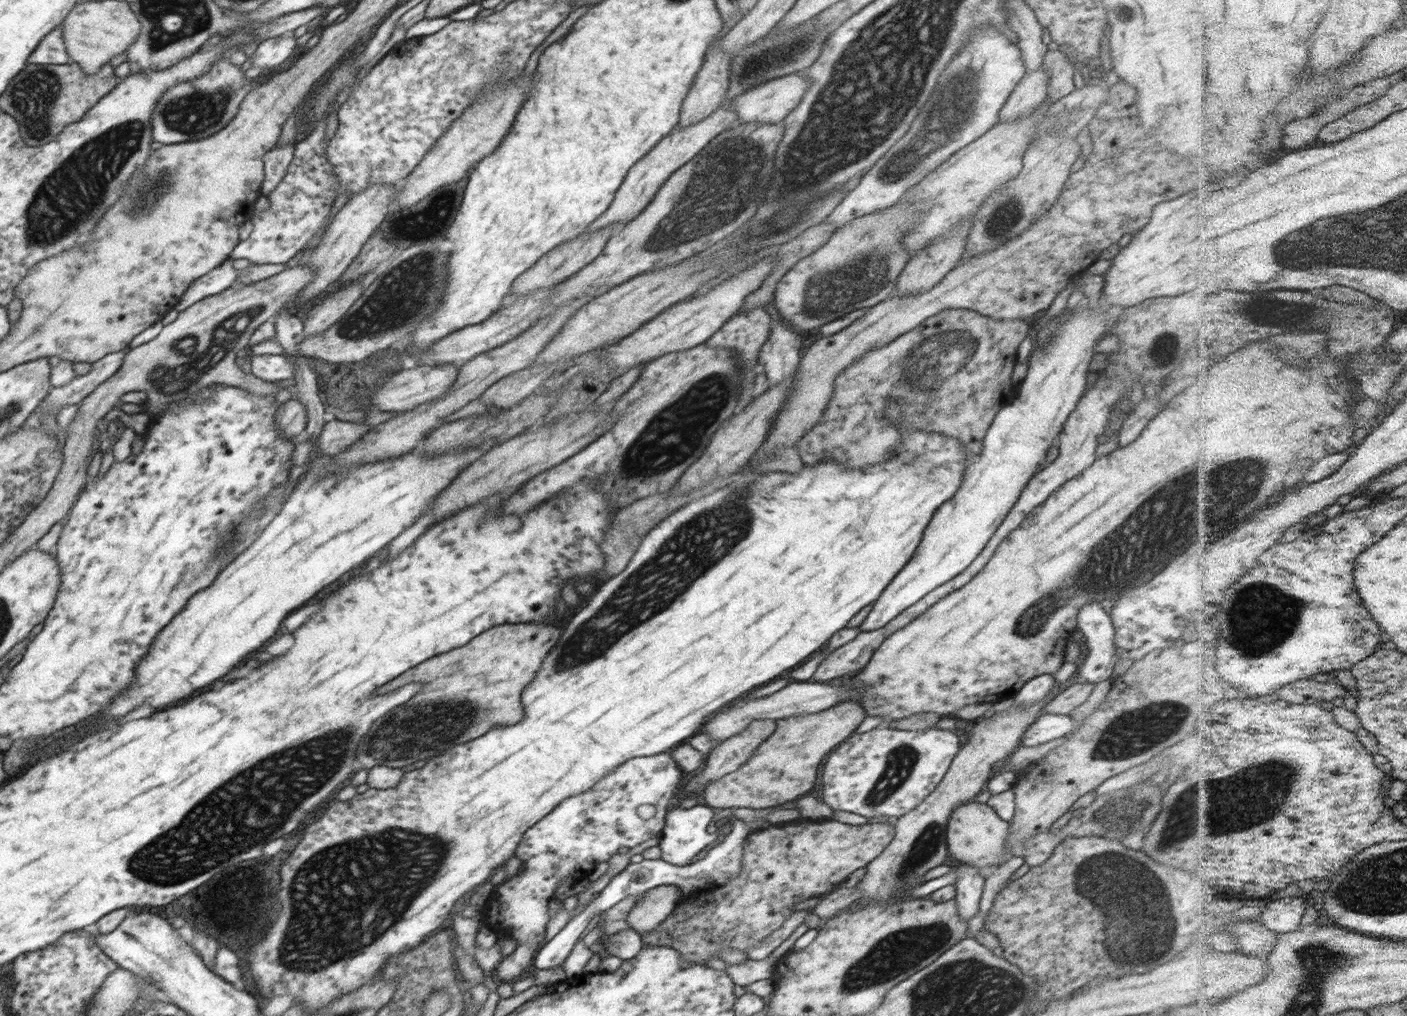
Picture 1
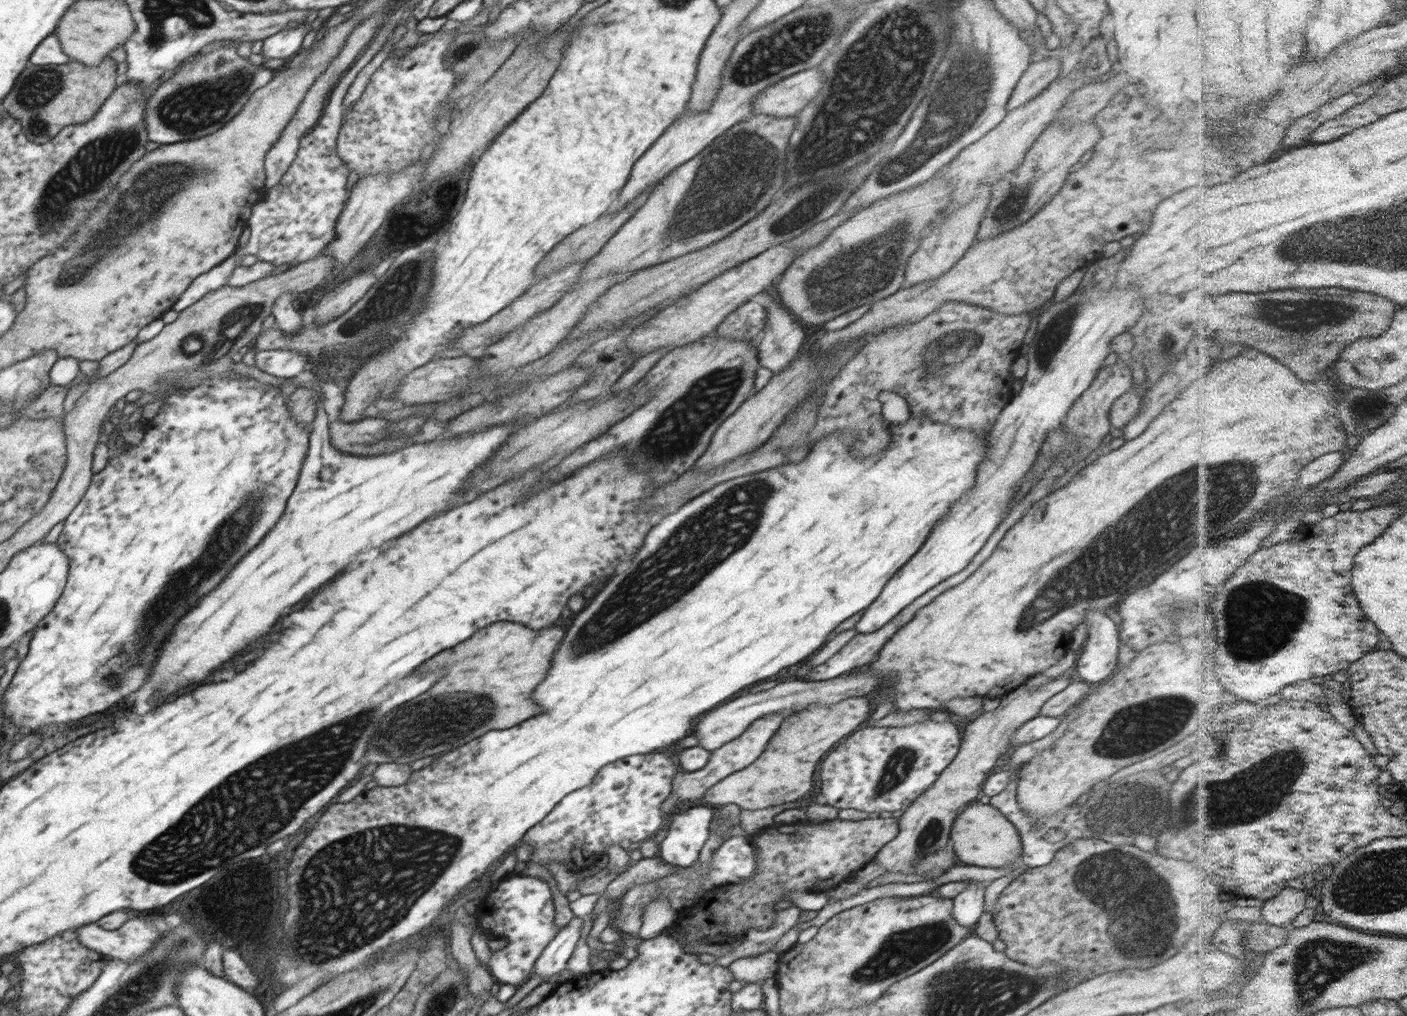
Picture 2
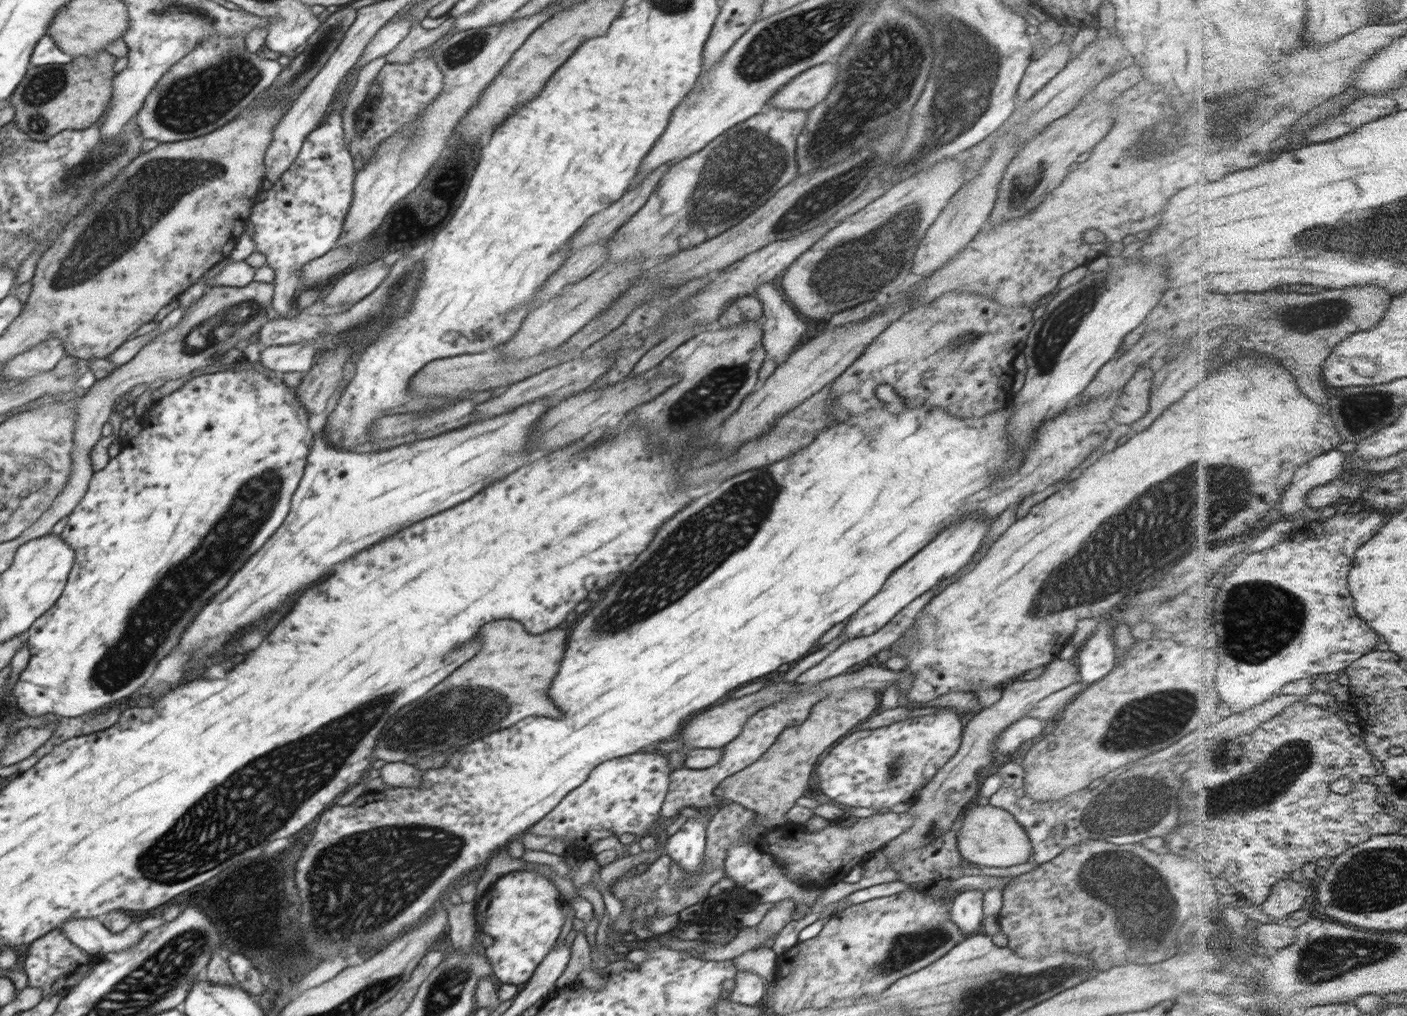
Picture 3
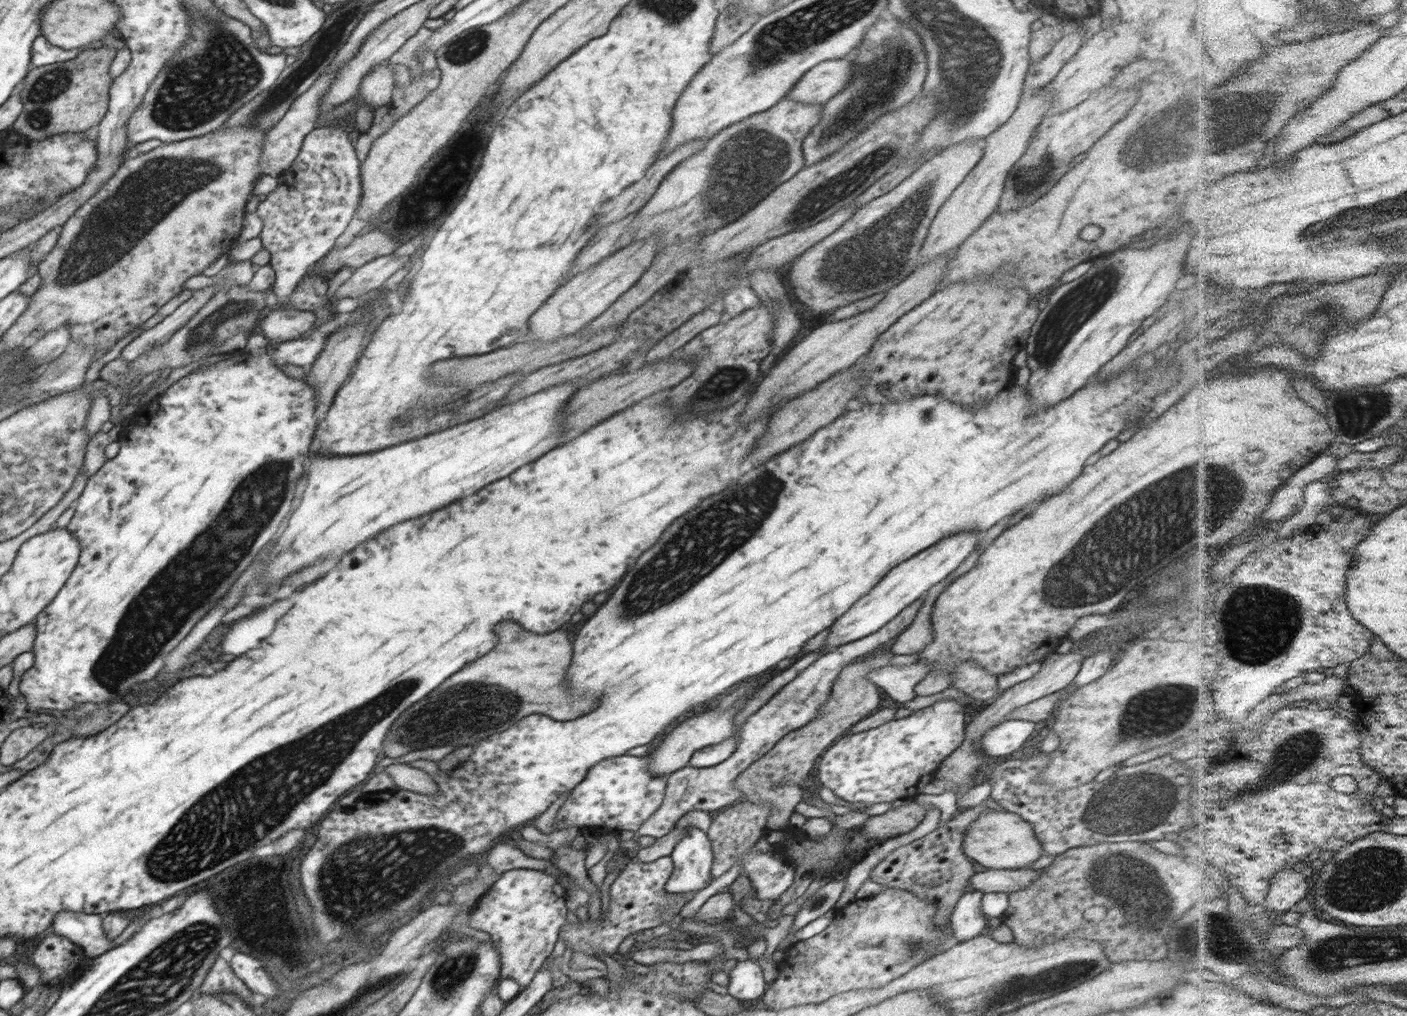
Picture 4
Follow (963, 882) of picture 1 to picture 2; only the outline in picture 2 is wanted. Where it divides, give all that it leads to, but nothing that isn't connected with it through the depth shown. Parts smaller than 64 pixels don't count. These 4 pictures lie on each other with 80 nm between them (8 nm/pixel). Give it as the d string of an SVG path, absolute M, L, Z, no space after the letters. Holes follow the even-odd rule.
M970 881L969 885L952 899L952 916L963 927L974 929L984 911L985 883Z

